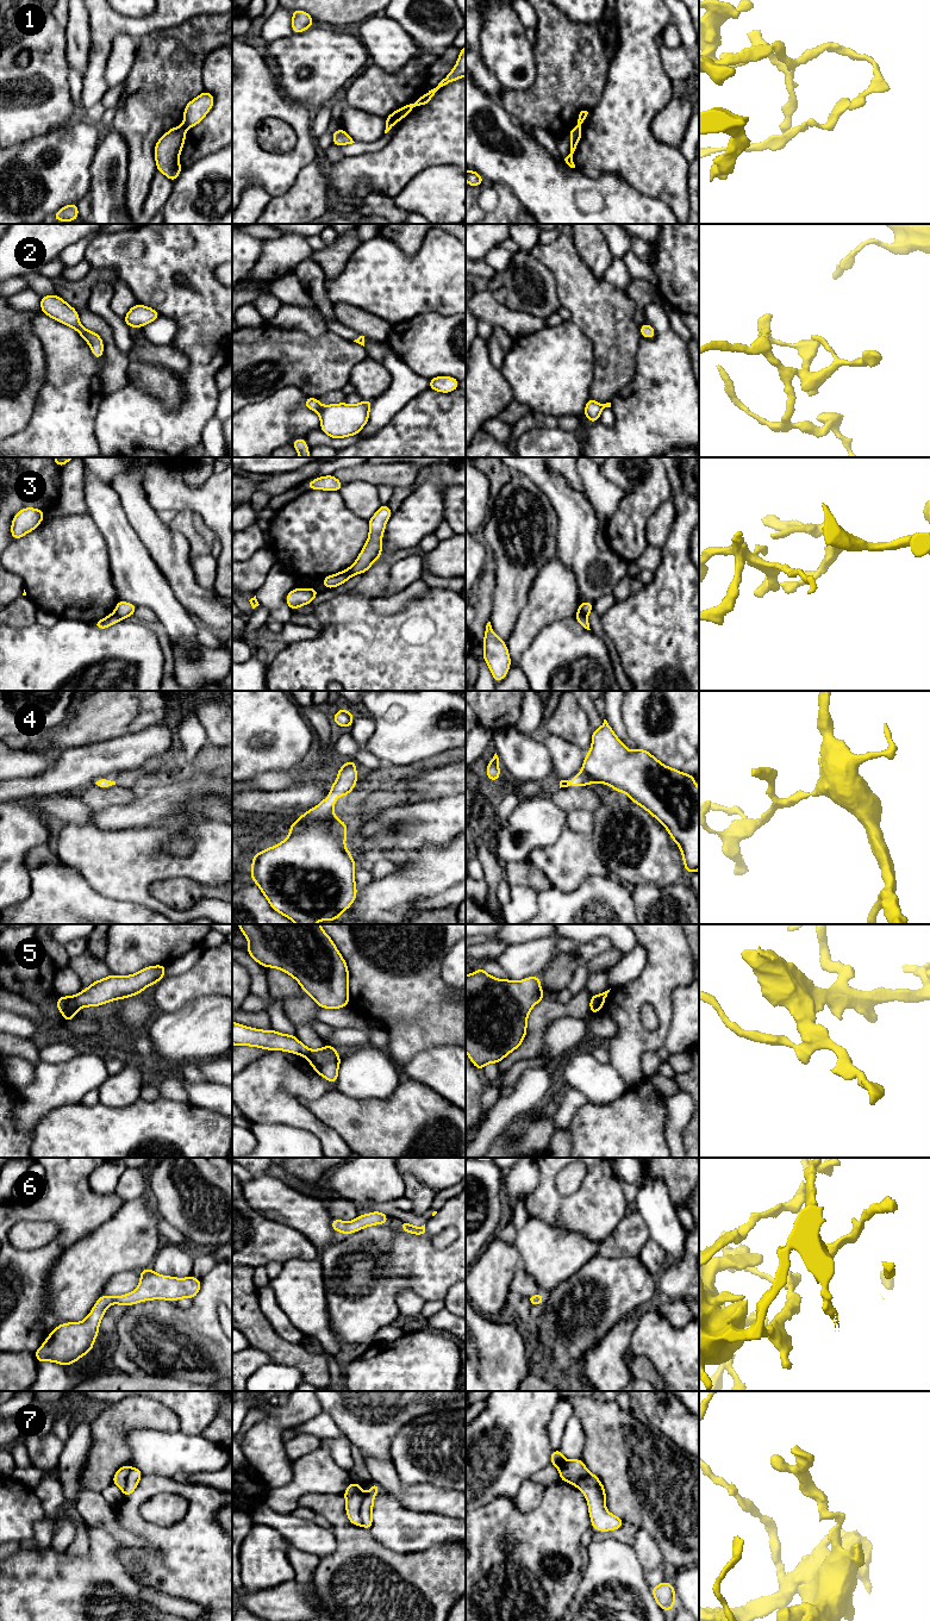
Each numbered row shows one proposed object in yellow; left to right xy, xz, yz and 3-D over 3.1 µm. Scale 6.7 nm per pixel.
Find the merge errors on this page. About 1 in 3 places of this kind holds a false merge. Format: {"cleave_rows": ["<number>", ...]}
{"cleave_rows": ["3", "5", "7"]}

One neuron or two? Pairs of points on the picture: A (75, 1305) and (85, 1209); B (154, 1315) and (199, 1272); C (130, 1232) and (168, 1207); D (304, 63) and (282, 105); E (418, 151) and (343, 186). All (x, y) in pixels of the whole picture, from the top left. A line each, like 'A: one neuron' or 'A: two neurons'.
A: two neurons
B: two neurons
C: two neurons
D: two neurons
E: one neuron

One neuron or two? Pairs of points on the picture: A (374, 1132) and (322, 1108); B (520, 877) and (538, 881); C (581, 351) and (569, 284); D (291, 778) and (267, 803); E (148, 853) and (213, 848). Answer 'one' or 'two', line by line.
A: one
B: one
C: two
D: two
E: one

